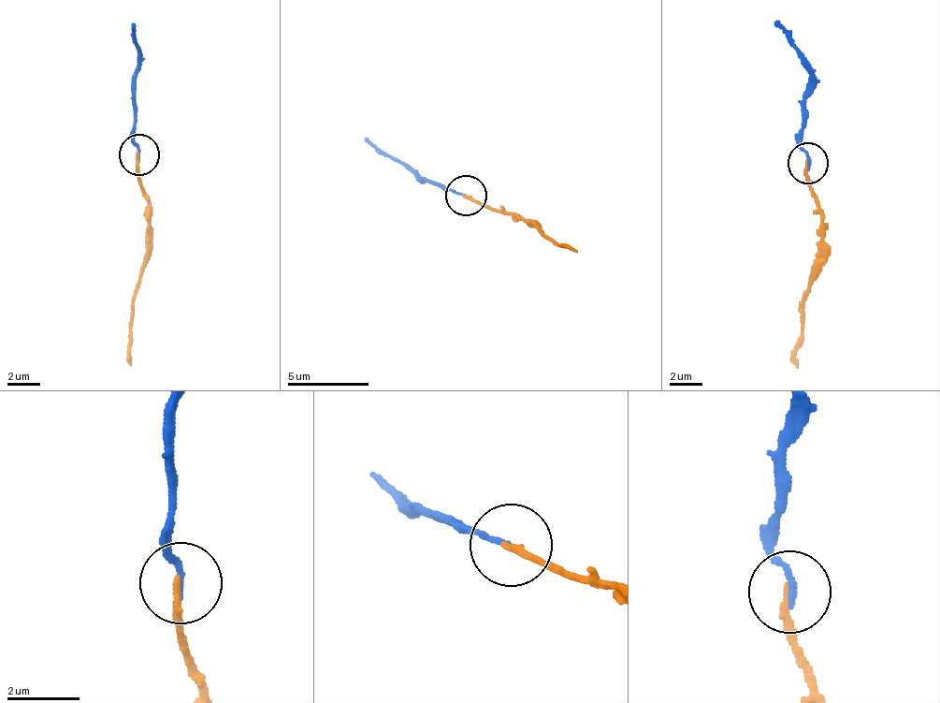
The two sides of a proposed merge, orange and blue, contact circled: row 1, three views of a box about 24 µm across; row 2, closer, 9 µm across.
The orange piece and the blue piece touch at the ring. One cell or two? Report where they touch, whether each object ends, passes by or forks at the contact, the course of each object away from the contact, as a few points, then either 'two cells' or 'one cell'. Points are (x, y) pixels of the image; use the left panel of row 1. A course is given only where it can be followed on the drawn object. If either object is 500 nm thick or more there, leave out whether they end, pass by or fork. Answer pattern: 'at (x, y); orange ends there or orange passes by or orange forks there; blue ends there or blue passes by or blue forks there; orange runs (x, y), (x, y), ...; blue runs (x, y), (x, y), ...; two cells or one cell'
at (138, 154); orange ends there; blue ends there; orange runs (136, 153), (136, 177), (151, 207), (151, 257), (132, 297), (131, 364); blue runs (139, 153), (135, 140), (139, 53), (132, 25); one cell

